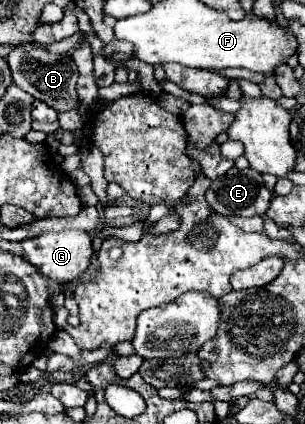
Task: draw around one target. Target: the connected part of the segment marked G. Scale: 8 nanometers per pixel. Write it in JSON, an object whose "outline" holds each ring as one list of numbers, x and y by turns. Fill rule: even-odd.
{"outline":[[66,229,60,233,44,233,36,239,26,239,22,241,22,247,24,247,24,259,32,263,38,271,42,271,46,277,58,283,72,283,80,275,84,275,88,271,90,257,94,255,90,235,86,231,74,231,74,229]]}

